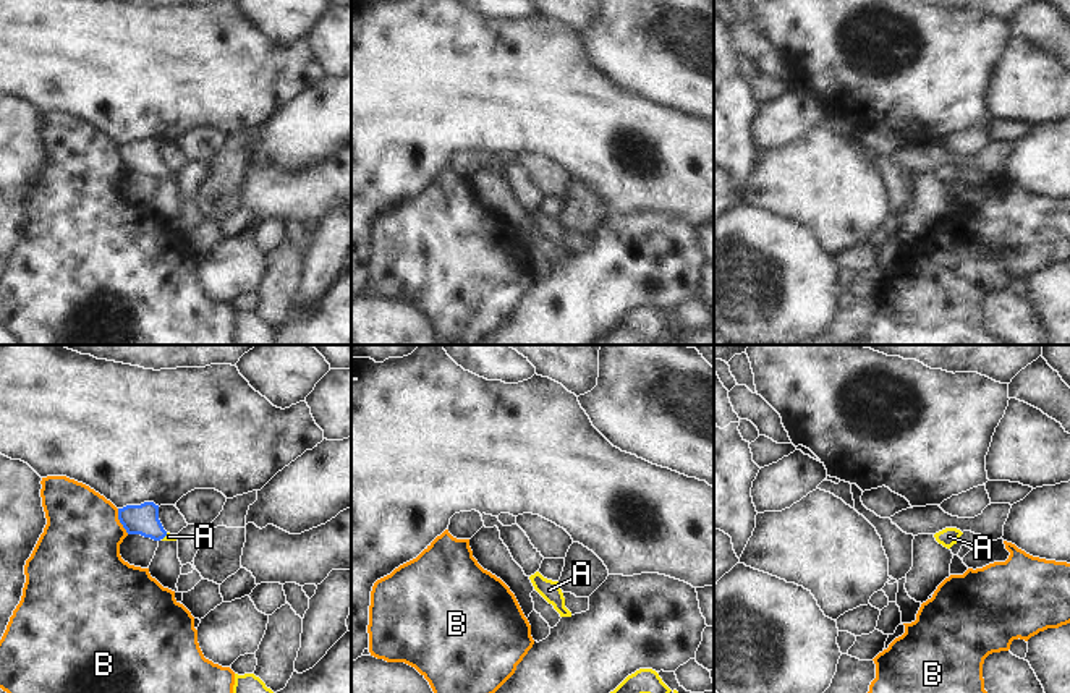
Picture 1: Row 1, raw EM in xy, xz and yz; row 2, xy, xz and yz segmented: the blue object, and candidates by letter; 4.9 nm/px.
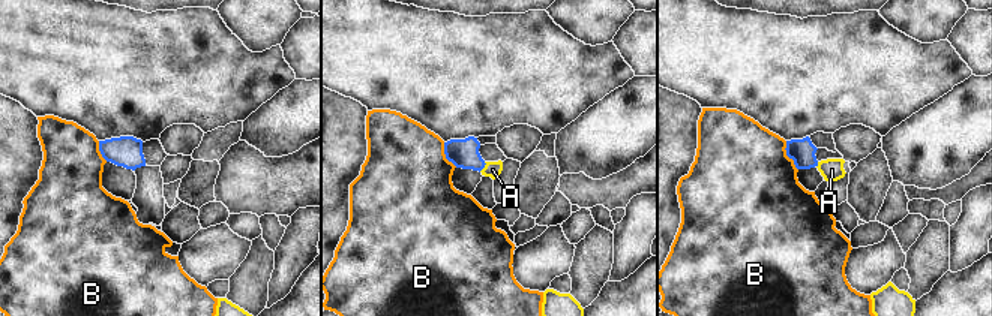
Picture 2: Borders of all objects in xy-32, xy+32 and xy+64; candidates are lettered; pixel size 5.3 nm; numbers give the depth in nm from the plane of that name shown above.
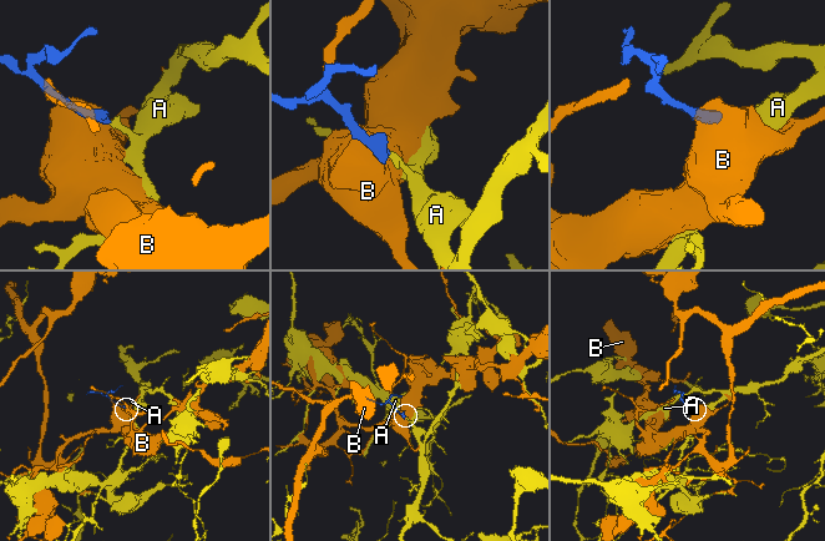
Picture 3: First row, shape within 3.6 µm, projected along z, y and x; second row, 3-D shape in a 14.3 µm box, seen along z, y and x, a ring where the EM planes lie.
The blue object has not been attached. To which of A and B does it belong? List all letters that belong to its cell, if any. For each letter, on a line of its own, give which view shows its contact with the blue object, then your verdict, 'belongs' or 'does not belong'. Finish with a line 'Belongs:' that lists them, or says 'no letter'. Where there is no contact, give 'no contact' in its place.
A: xy | belongs
B: xy | does not belong
Belongs: A

